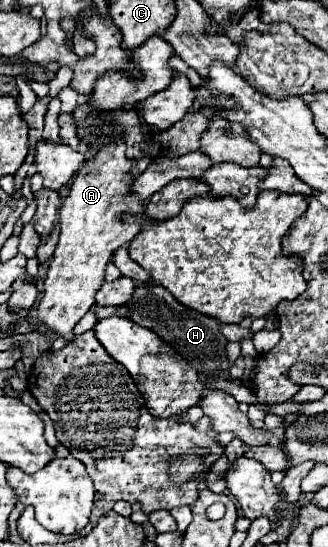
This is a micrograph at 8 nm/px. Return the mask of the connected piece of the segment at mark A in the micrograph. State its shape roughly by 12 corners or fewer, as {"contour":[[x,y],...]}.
{"contour":[[116,143],[88,157],[60,207],[38,319],[68,341],[144,211]]}

